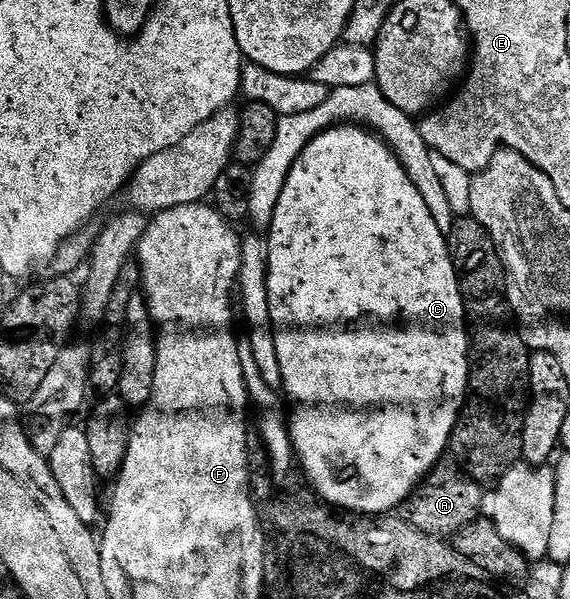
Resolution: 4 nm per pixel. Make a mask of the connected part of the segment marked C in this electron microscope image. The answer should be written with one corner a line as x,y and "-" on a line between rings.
338,125
326,131
320,131
303,149
303,153
299,153
295,165
291,165
291,169
287,173
287,181
283,185
283,193
279,193
279,205
275,205
273,223
267,228
267,238
269,241
267,301
271,305
271,325
273,326
273,336
275,337
275,353
279,353
281,387
287,396
289,432
291,433
291,441
297,454
300,470
302,472
305,470
305,475
309,478
308,486
317,496
326,500
330,507
342,513
351,509
352,514
355,515
388,516
400,508
401,504
412,495
413,490
420,485
422,479
432,471
433,466
441,462
443,456
449,451
449,438
455,429
455,421
459,417
461,407
465,403
465,397
469,389
469,378
465,375
465,343
469,339
469,332
465,322
465,305
467,300
459,289
455,265
449,252
451,246
450,240
445,240
448,239
446,232
441,231
435,221
435,217
431,217
431,213
423,201
423,196
419,194
419,189
415,189
415,185
411,181
407,169
403,169
403,165
396,153
386,145
380,135
360,125

